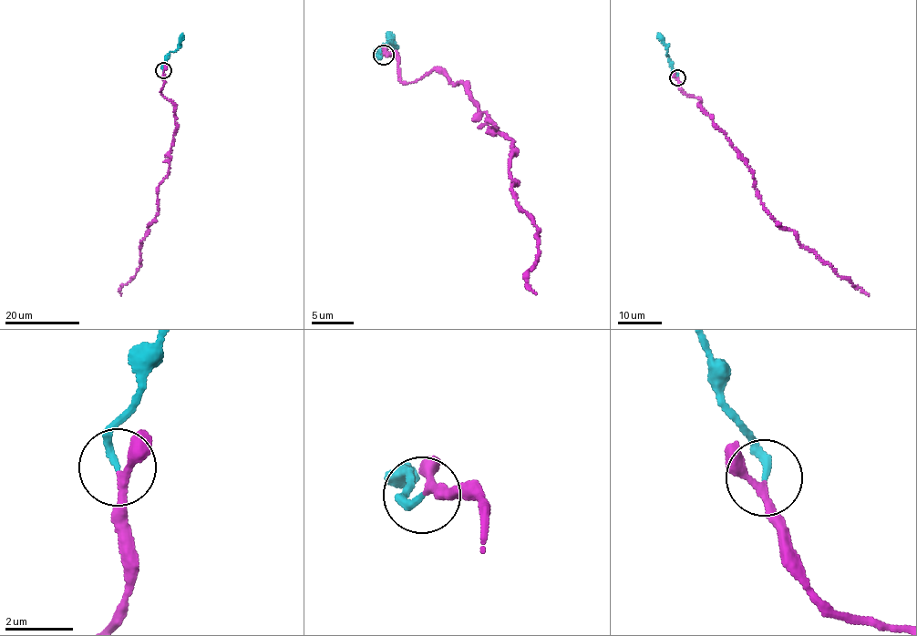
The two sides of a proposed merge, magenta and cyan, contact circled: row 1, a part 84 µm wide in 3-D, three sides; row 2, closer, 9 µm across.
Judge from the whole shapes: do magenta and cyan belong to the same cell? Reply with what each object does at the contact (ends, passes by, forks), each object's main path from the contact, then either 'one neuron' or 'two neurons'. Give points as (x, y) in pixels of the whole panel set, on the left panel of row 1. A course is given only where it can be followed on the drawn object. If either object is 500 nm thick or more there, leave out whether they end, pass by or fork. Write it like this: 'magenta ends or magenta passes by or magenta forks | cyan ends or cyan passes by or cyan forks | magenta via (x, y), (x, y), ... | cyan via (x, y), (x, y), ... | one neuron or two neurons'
magenta passes by | cyan ends | magenta via (162, 71), (160, 92), (173, 104), (175, 117), (168, 172), (140, 241), (140, 262), (121, 295) | cyan via (162, 70), (165, 57), (178, 48), (182, 33) | one neuron

